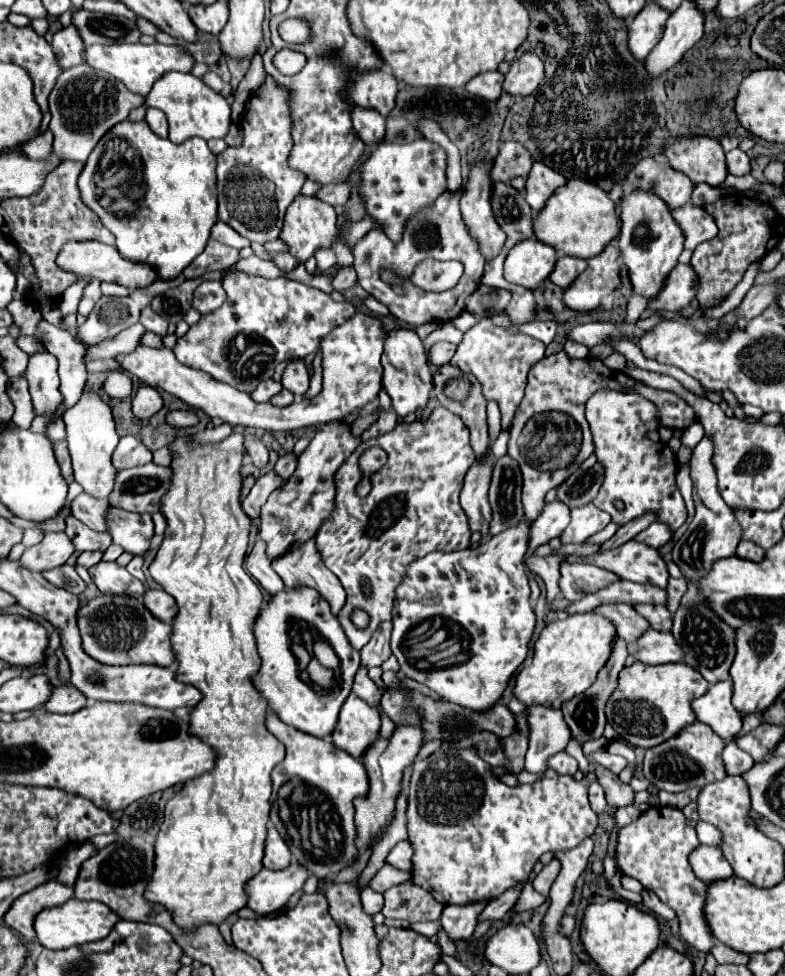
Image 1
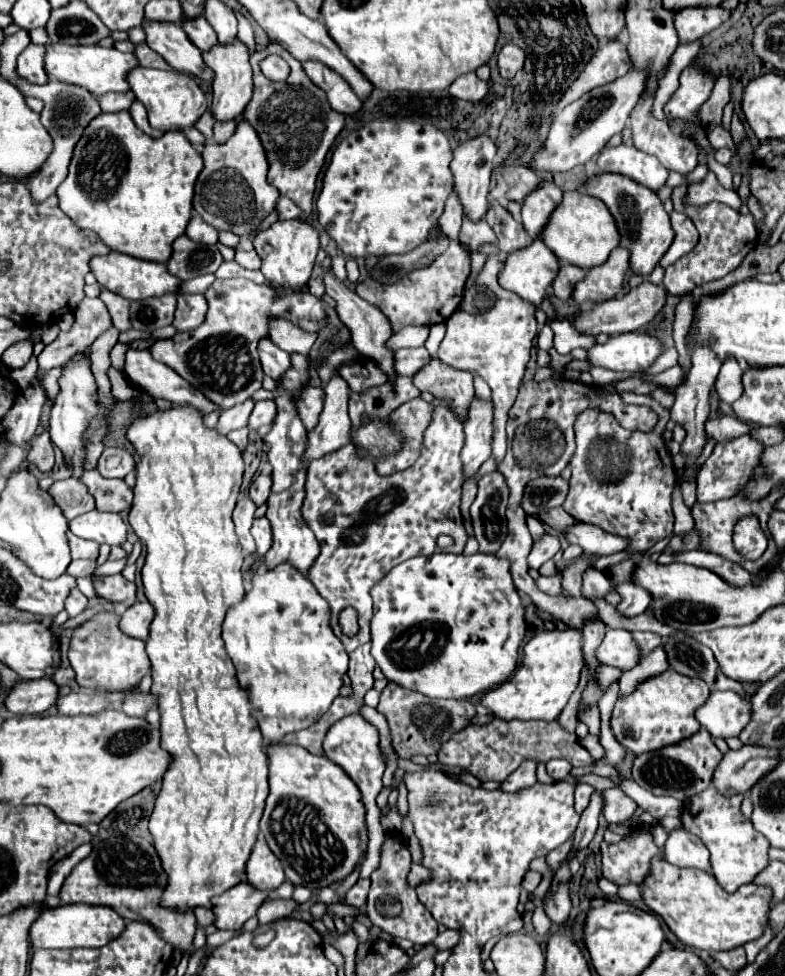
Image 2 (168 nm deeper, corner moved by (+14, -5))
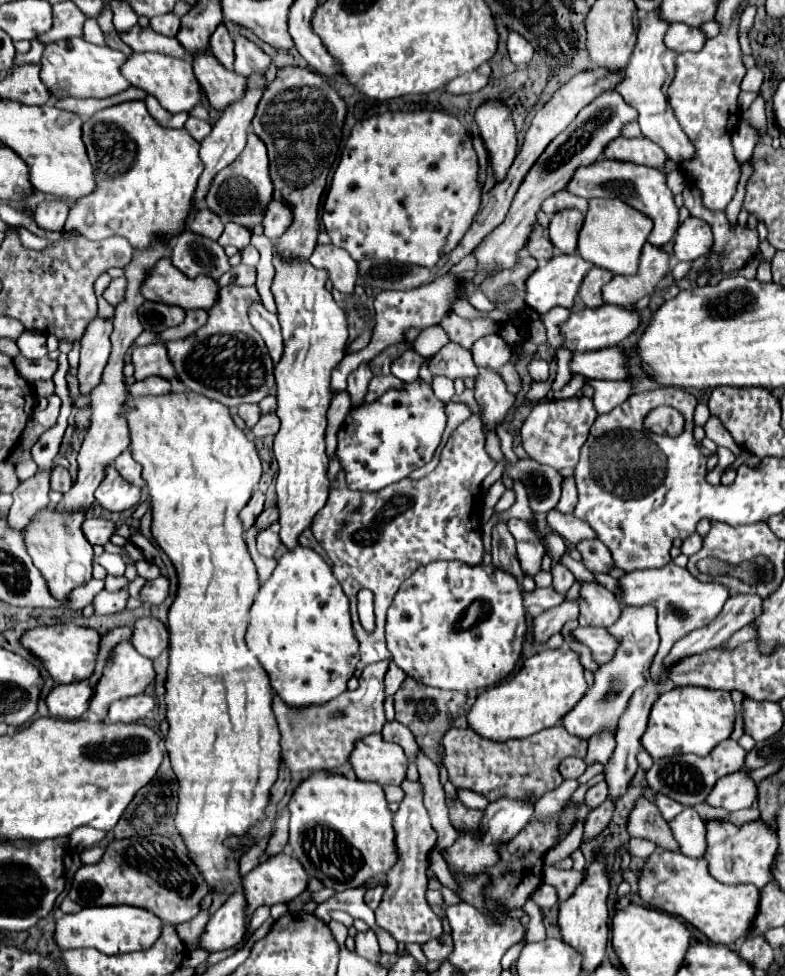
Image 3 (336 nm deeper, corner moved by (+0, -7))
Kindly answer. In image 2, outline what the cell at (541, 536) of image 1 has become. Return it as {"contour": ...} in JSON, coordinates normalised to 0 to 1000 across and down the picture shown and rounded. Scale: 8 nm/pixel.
{"contour":[[[693,546],[688,552],[683,552],[678,556],[678,563],[675,563],[675,569],[673,569],[673,579],[678,583],[685,583],[693,575],[703,573],[711,563],[713,563],[713,554],[706,548]]]}

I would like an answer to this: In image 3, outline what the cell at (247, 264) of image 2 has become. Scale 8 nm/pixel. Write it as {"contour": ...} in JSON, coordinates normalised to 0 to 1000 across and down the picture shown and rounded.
{"contour":[[[324,251],[311,253],[311,255],[306,257],[306,261],[308,261],[308,269],[313,269],[313,272],[318,272],[318,274],[326,274],[326,269],[329,269],[329,265],[331,265],[331,259],[329,259],[329,255],[326,255]]]}

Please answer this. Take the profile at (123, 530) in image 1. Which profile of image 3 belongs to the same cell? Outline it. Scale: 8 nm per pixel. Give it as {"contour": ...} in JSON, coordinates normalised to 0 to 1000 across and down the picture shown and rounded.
{"contour":[[[110,532],[107,538],[104,538],[104,544],[110,548],[110,552],[117,556],[117,558],[132,558],[140,554],[143,546],[145,546],[145,536],[140,532]]]}

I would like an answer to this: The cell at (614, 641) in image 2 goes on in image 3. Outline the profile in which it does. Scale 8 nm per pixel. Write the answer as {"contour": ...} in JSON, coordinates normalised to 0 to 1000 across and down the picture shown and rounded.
{"contour":[[[736,642],[726,649],[726,653],[754,667],[754,675],[762,681],[769,681],[780,673],[780,665],[785,665],[785,657],[775,653],[772,644],[767,642]]]}

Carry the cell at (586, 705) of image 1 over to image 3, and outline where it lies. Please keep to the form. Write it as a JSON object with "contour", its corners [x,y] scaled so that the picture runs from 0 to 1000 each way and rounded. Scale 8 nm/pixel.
{"contour":[[[739,597],[739,640],[754,640],[754,642],[775,642],[780,640],[792,624],[782,608],[769,603],[764,597]]]}

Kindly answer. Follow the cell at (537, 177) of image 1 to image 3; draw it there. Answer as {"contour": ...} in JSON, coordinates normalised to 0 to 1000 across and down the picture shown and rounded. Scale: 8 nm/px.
{"contour":[[[726,214],[721,218],[708,218],[698,233],[703,251],[713,259],[734,259],[734,249],[741,228],[744,228],[744,220],[734,214]]]}

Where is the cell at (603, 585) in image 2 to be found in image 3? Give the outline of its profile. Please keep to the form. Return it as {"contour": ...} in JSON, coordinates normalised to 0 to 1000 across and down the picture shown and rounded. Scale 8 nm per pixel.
{"contour":[[[741,552],[731,558],[736,563],[736,567],[741,569],[741,577],[752,583],[752,585],[762,585],[762,587],[775,587],[782,581],[782,575],[772,563],[772,558],[762,552]]]}

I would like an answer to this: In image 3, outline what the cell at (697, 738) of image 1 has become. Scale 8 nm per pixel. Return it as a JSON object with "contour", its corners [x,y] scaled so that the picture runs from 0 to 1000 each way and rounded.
{"contour":[[[920,759],[904,774],[899,776],[889,776],[889,774],[861,774],[861,776],[848,776],[848,778],[836,778],[833,784],[823,790],[823,798],[828,808],[846,813],[856,819],[861,819],[864,823],[882,827],[889,823],[897,823],[902,813],[907,810],[910,802],[930,792],[938,792],[948,786],[948,776],[950,769],[935,759]]]}

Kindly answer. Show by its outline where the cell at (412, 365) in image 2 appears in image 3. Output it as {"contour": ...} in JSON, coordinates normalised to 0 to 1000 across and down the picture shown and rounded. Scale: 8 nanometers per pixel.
{"contour":[[[517,360],[515,364],[510,364],[507,368],[499,370],[499,384],[507,386],[510,390],[515,392],[525,392],[527,388],[532,388],[532,380],[535,380],[535,374],[538,374],[540,366],[532,364],[530,360]]]}

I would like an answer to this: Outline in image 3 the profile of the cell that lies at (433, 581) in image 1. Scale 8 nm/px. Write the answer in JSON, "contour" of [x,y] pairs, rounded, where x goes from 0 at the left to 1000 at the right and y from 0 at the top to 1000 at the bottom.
{"contour":[[[586,575],[545,577],[530,583],[530,587],[507,603],[502,618],[494,624],[492,657],[499,677],[520,694],[540,702],[589,710],[627,704],[655,688],[665,659],[670,657],[670,626],[660,595],[647,591],[647,587],[637,587],[629,579],[601,581]]]}

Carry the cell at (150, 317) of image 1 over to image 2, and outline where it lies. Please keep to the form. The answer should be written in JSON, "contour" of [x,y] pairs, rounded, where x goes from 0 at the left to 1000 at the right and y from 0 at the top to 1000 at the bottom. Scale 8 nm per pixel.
{"contour":[[[130,296],[130,302],[127,306],[135,310],[140,323],[143,323],[143,331],[145,335],[158,341],[158,339],[166,339],[168,337],[168,331],[166,331],[166,308],[148,302],[148,300],[140,300],[135,296]]]}

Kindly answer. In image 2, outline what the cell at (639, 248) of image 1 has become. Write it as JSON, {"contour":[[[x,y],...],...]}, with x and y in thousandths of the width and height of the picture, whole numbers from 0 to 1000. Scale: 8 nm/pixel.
{"contour":[[[764,177],[752,183],[746,190],[749,198],[769,206],[775,216],[780,218],[787,239],[790,239],[790,253],[803,255],[803,276],[808,282],[828,284],[833,274],[841,269],[843,261],[851,257],[859,245],[859,237],[854,233],[854,222],[843,212],[843,206],[838,200],[805,183],[797,183],[792,179],[777,179],[777,177]]]}

